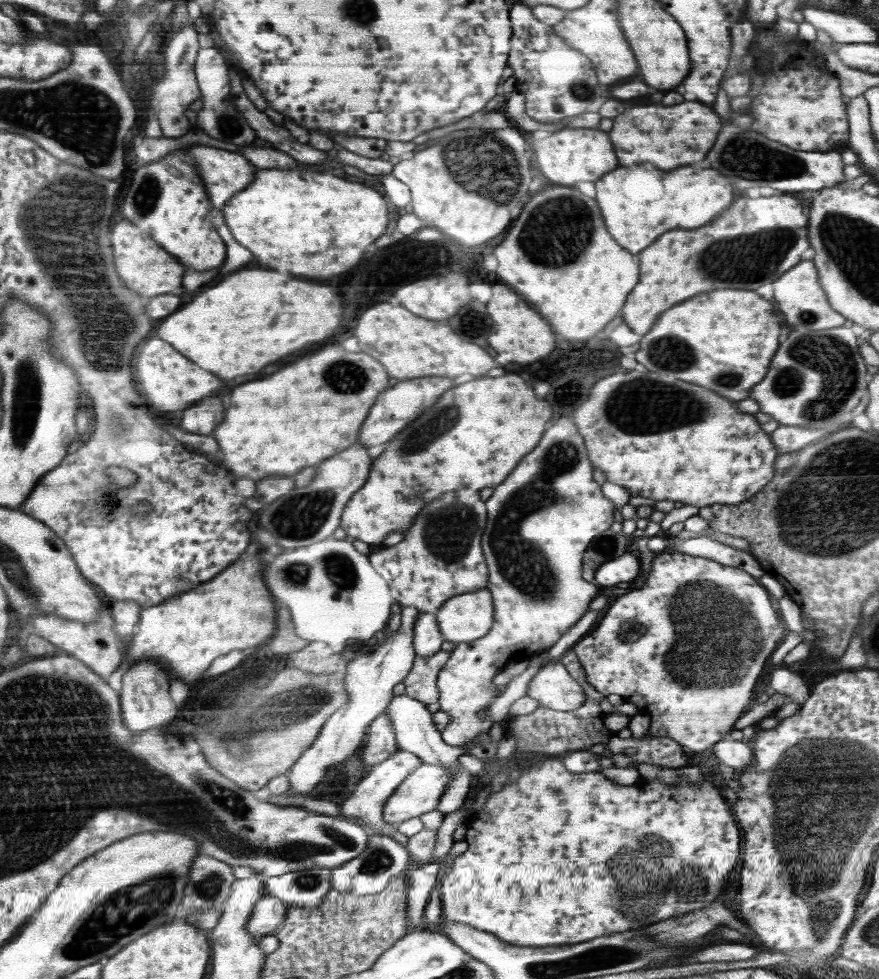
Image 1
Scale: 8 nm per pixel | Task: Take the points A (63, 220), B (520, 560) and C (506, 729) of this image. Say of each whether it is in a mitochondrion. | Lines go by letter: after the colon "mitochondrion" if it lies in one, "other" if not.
A: mitochondrion
B: mitochondrion
C: other

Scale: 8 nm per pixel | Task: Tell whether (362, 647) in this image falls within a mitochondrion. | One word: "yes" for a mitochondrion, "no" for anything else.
no

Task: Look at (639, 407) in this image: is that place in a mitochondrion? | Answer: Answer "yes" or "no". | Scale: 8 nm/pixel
yes

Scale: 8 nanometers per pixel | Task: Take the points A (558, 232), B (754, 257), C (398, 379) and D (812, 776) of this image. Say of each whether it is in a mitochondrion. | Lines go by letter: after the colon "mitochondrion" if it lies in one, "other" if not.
A: mitochondrion
B: mitochondrion
C: other
D: mitochondrion

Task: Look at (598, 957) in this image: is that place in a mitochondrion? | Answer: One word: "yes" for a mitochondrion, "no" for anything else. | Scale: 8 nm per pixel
yes

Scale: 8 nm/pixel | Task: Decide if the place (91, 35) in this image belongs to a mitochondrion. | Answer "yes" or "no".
no

